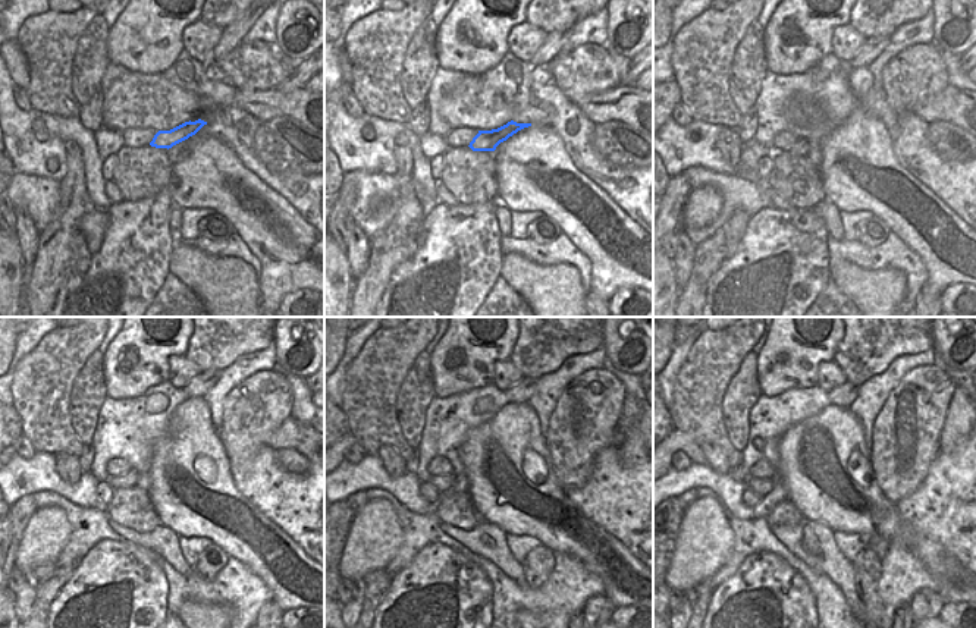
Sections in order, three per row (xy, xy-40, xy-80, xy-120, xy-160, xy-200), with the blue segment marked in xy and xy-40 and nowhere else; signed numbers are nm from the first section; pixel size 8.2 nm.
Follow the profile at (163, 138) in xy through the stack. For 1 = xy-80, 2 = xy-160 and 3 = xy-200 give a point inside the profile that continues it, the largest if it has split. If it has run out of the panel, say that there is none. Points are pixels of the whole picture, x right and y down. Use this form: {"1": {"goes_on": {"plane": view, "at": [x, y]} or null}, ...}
{"1": {"goes_on": {"plane": "xy-80", "at": [802, 145]}}, "2": {"goes_on": {"plane": "xy-160", "at": [442, 483]}}, "3": {"goes_on": {"plane": "xy-200", "at": [763, 486]}}}

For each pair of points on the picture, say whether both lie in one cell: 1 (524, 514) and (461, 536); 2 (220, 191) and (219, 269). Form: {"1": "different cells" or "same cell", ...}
{"1": "different cells", "2": "different cells"}

